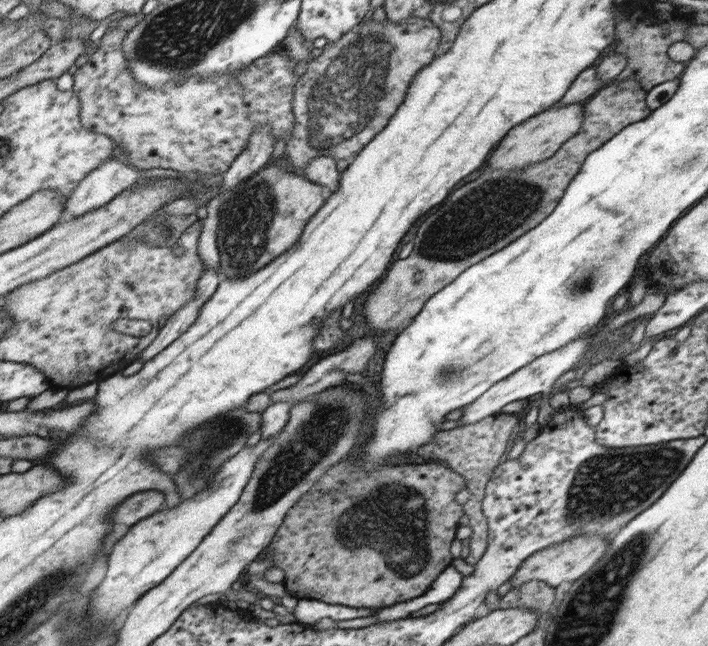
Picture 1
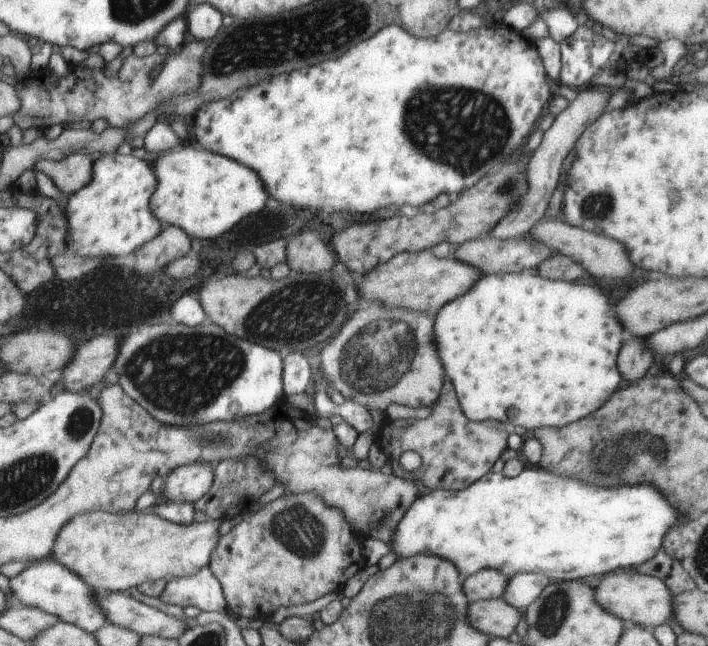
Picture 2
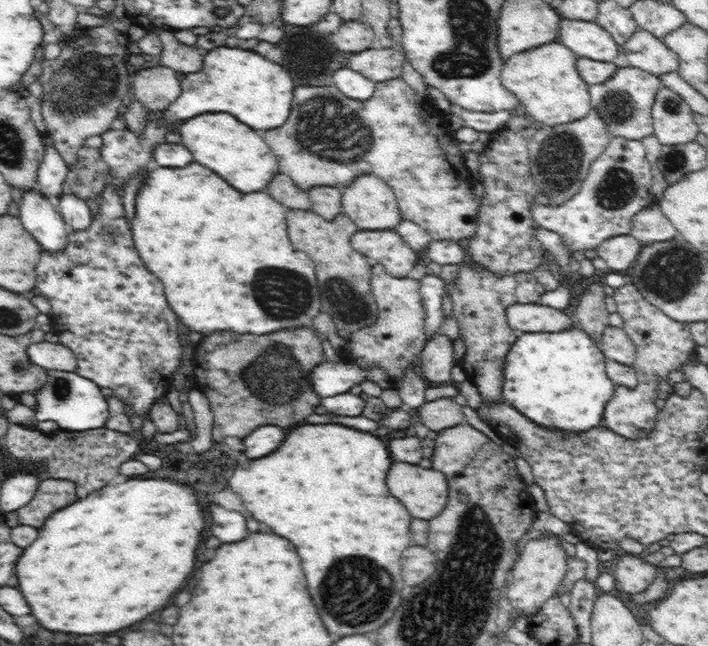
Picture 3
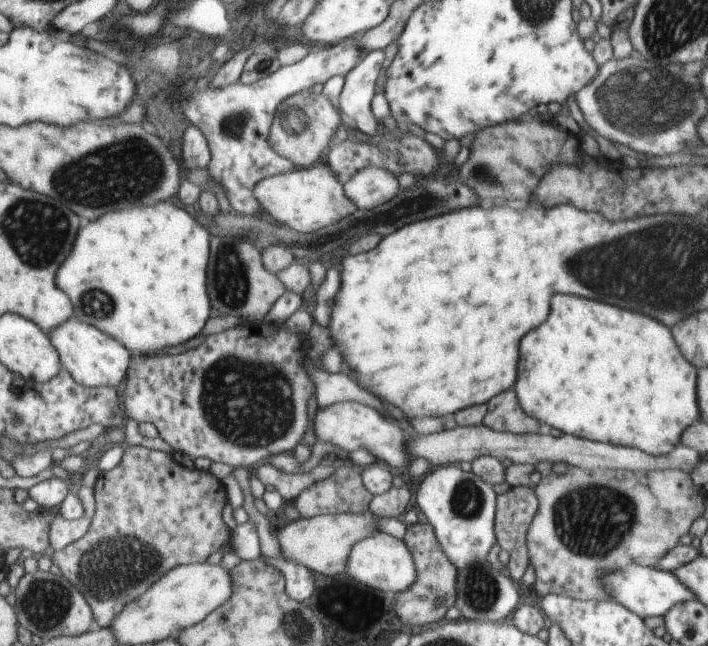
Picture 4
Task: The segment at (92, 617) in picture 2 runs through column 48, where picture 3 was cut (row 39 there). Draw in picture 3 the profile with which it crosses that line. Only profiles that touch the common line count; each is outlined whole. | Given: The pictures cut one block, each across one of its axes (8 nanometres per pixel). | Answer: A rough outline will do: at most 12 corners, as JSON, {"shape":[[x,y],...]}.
{"shape":[[560,21],[558,41],[580,58],[612,62],[622,48],[595,21]]}

